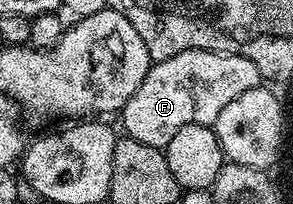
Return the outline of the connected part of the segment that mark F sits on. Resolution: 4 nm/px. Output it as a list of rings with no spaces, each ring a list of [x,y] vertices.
[[[187,50],[178,52],[178,56],[170,56],[170,60],[153,62],[152,67],[146,72],[146,80],[134,96],[119,111],[118,119],[124,125],[123,133],[129,138],[138,140],[138,144],[150,144],[154,148],[164,150],[174,140],[174,132],[178,128],[186,128],[186,124],[202,124],[212,126],[218,120],[218,112],[230,104],[230,100],[238,100],[242,92],[250,92],[255,86],[261,85],[262,79],[258,68],[246,56],[237,54],[223,54],[213,50]]]

